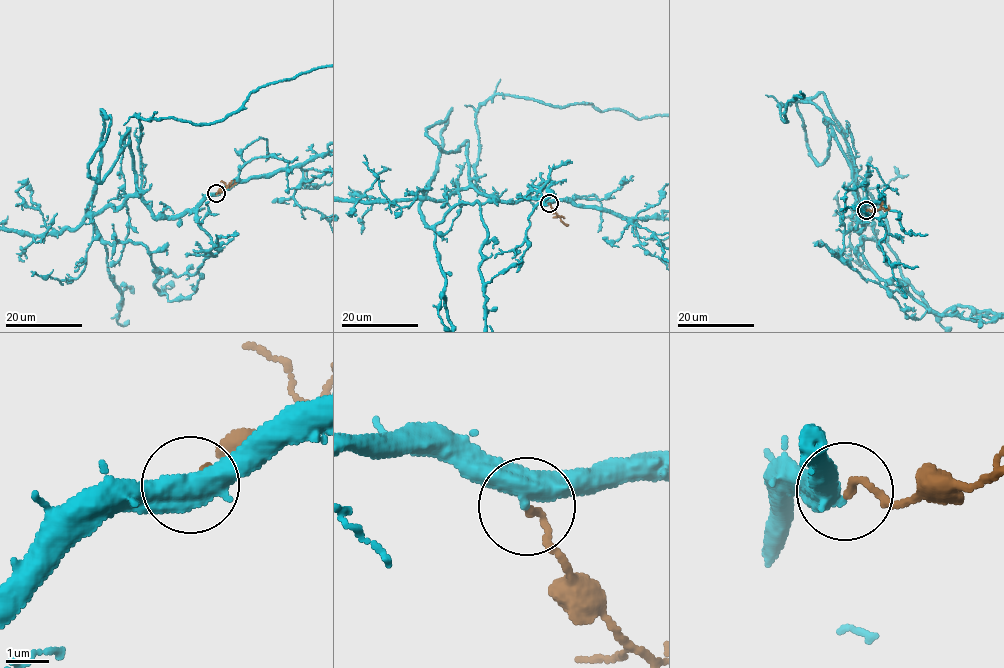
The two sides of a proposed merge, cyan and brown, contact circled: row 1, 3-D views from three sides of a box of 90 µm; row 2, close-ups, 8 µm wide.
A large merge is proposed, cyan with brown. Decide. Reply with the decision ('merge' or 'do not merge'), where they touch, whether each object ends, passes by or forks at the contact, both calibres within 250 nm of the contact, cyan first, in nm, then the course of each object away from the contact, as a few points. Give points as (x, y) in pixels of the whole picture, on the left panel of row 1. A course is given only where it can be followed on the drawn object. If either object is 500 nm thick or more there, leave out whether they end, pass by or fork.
merge; place (216, 193); cyan passes by; brown ends; calibres 480 and 160 nm; course cyan (216, 193), (154, 215), (135, 116), (223, 120), (259, 88), (327, 66); course brown (216, 193), (231, 186), (234, 180)

